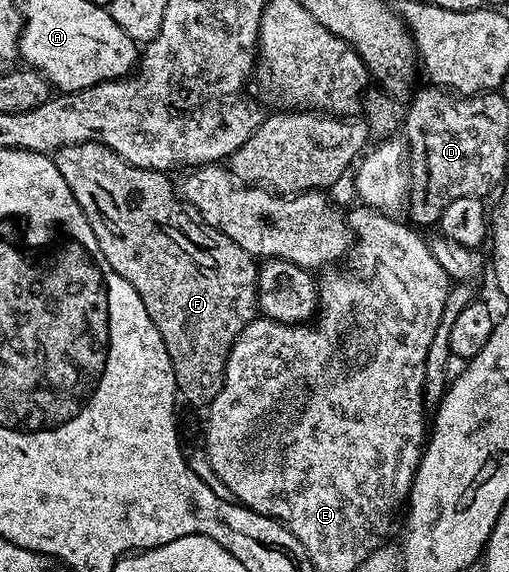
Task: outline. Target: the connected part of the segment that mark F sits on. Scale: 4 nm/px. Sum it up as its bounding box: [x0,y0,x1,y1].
[53,140,259,407]

